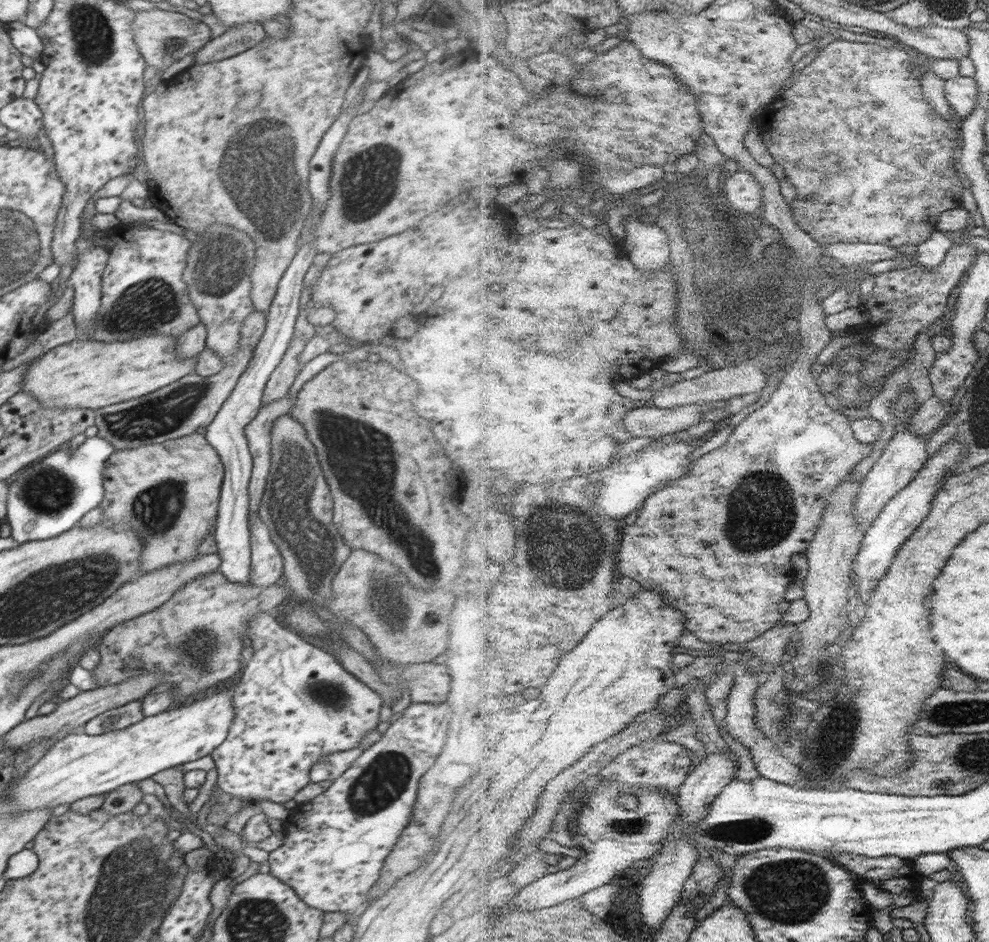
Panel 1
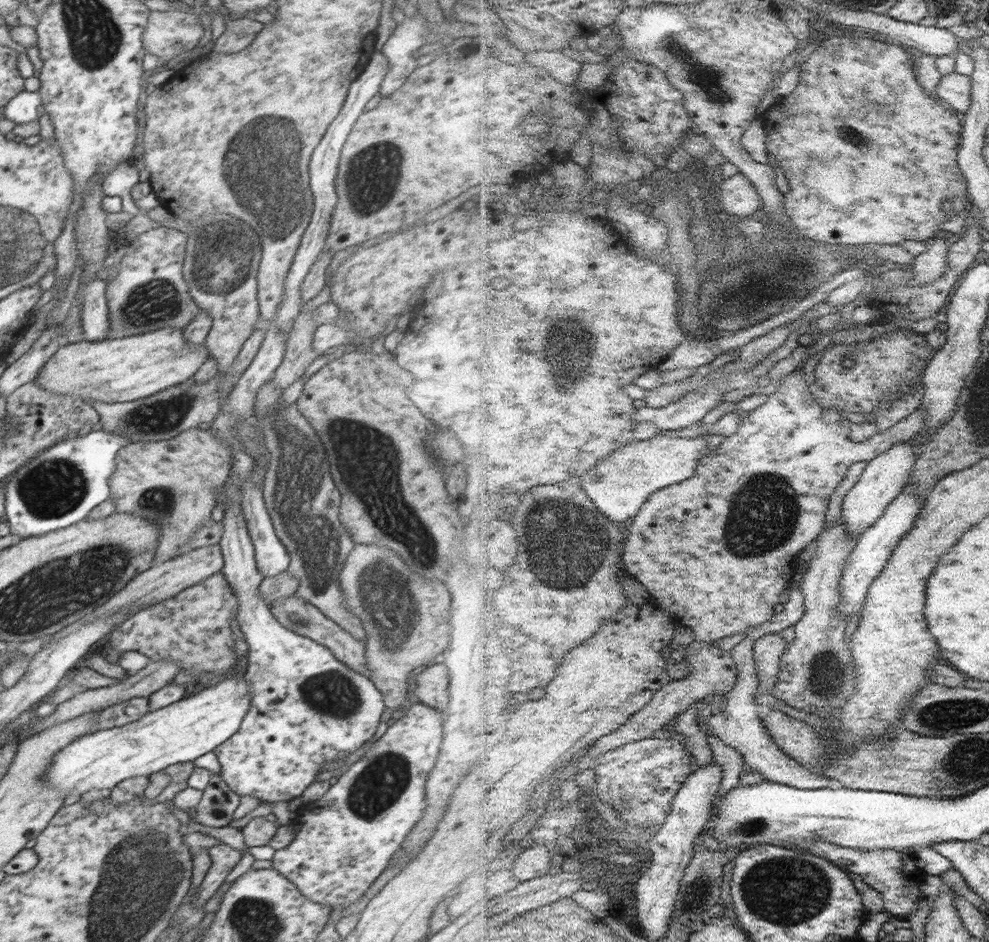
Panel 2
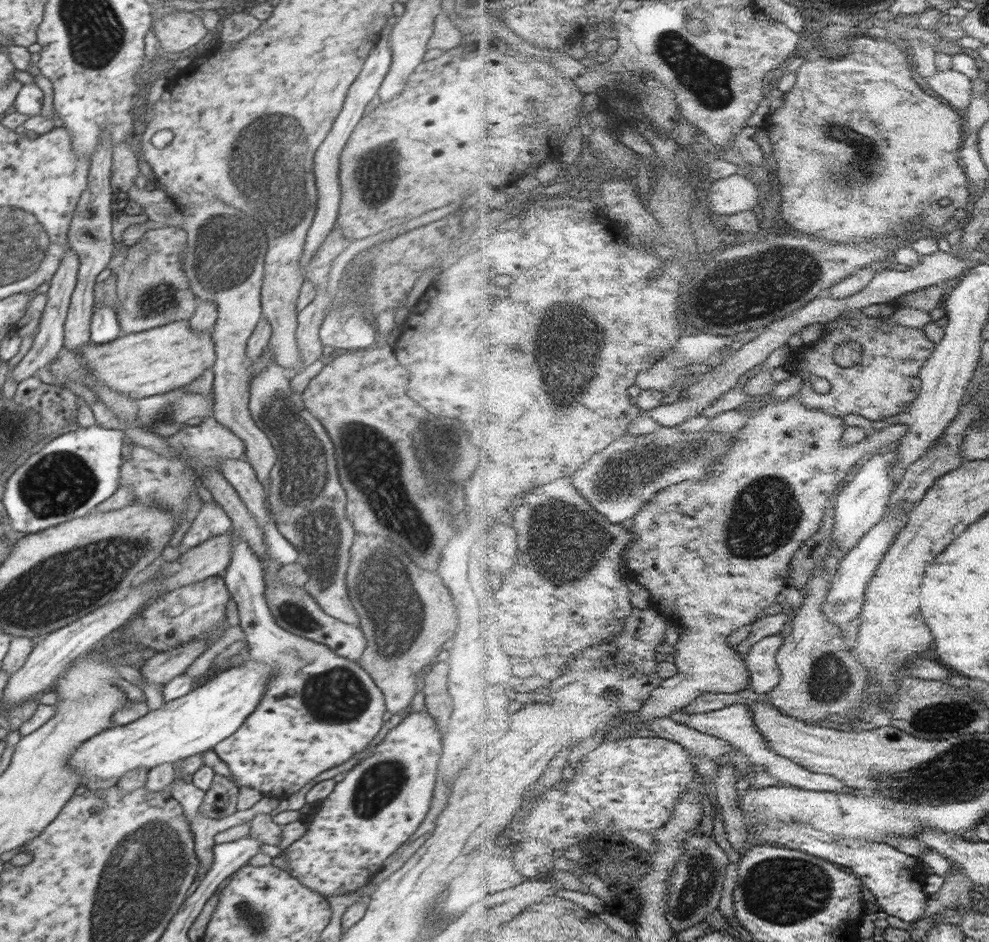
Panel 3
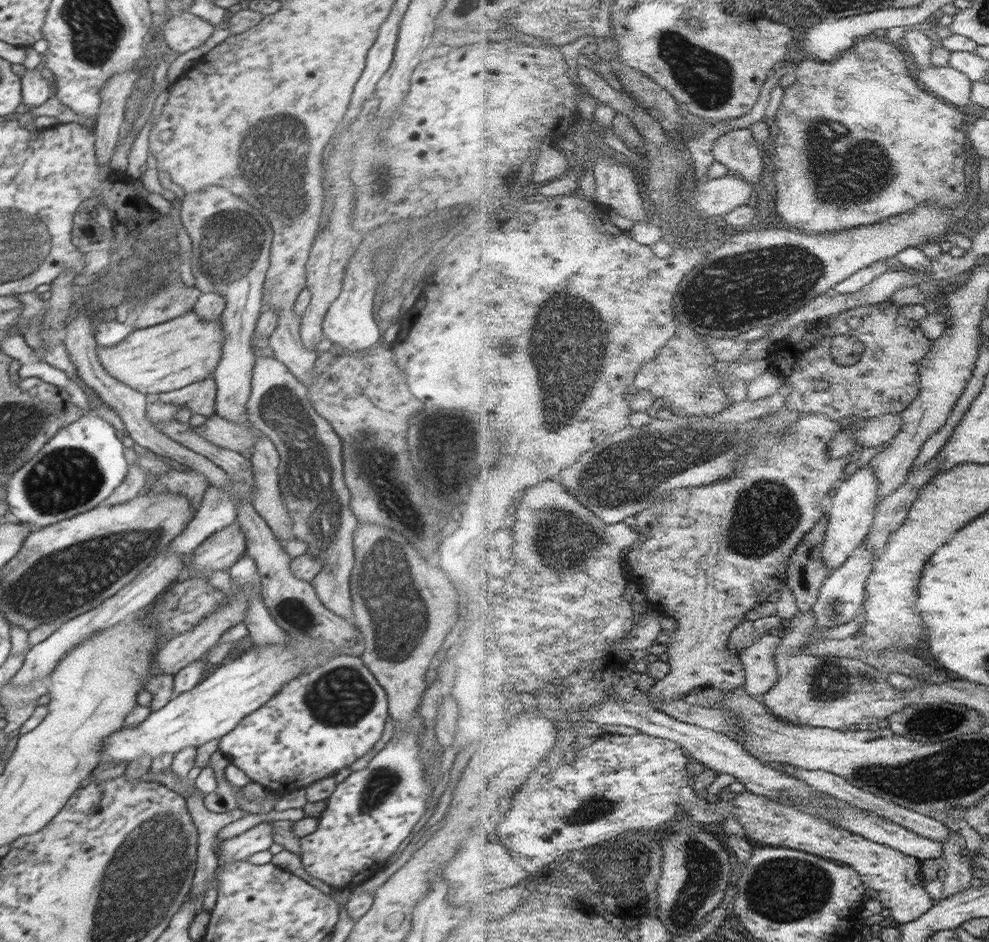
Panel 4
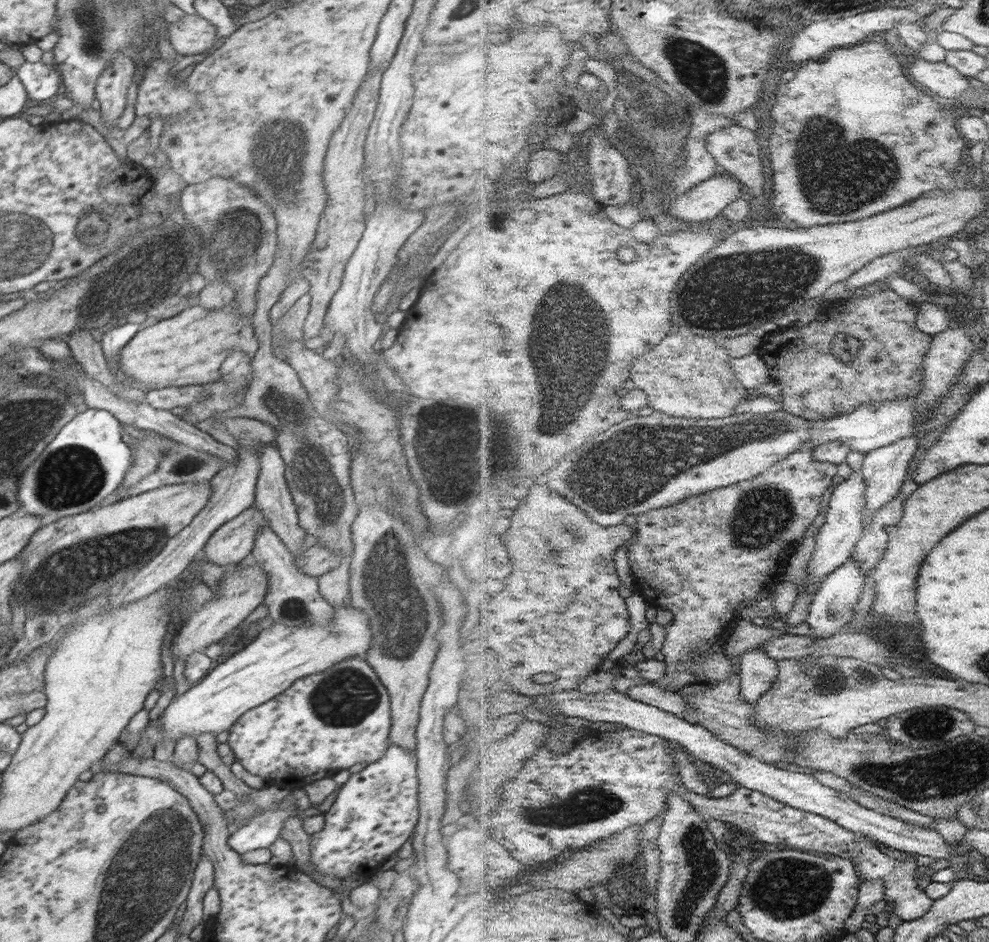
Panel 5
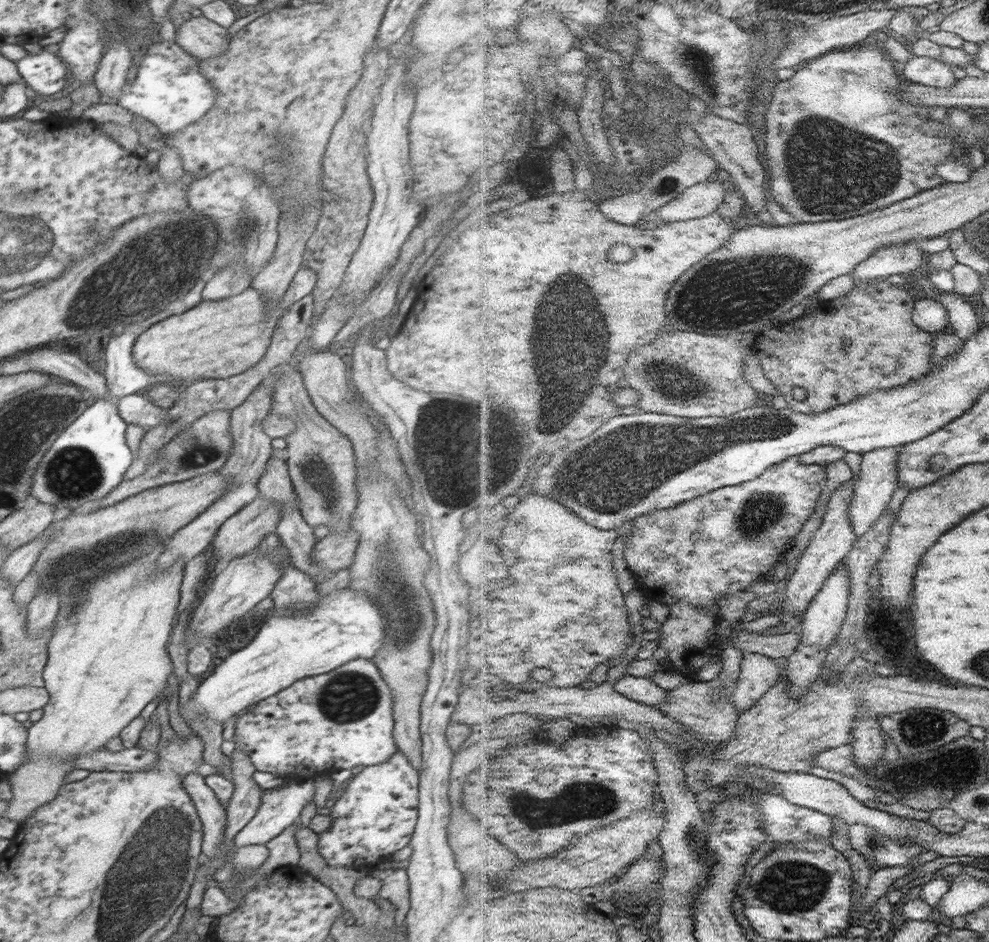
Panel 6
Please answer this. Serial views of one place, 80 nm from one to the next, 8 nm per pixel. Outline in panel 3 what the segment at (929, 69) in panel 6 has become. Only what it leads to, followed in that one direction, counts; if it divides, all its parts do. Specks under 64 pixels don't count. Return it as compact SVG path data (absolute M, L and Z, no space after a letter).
M953 68L950 70L937 70L934 76L926 79L925 87L942 96L948 103L956 108L966 109L972 98L973 82L964 74Z

